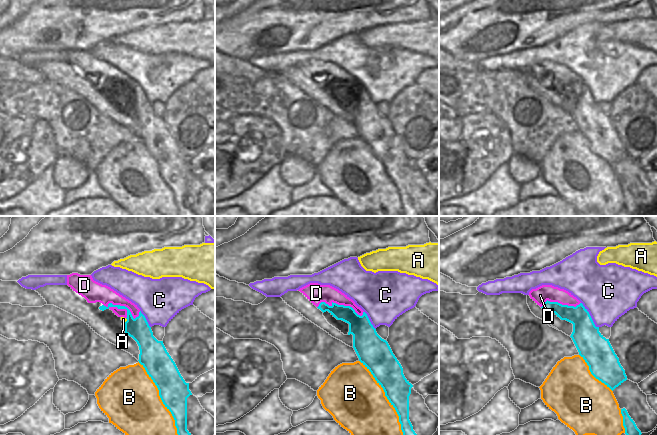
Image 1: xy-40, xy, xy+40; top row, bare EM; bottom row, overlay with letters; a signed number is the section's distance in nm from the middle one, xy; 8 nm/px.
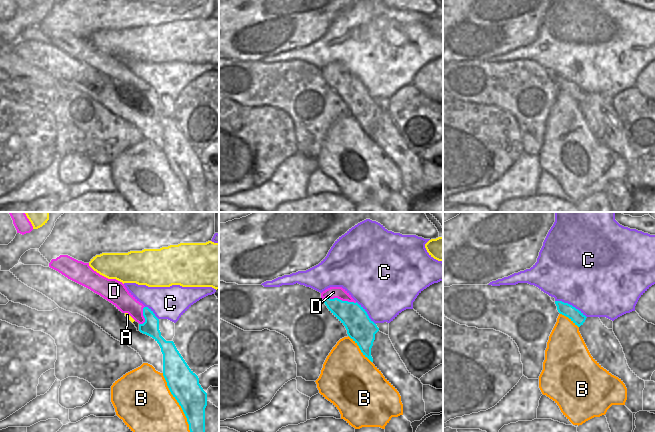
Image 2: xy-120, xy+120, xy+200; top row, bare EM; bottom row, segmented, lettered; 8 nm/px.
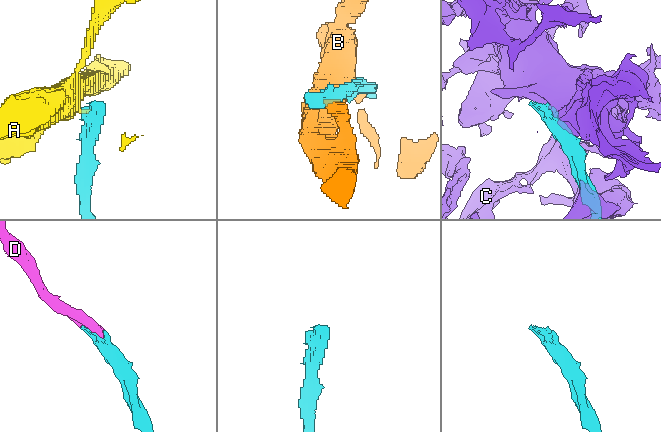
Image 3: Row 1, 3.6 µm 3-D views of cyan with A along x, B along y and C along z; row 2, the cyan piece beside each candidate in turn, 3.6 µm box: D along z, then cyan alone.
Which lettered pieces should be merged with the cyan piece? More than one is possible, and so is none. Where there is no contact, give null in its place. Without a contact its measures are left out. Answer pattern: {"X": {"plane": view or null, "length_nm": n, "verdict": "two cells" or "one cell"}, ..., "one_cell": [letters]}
{"A": {"plane": "xy-40", "length_nm": 50, "verdict": "two cells"}, "B": {"plane": "xy", "length_nm": 750, "verdict": "two cells"}, "C": {"plane": "xy+40", "length_nm": 240, "verdict": "two cells"}, "D": {"plane": "xy-40", "length_nm": 300, "verdict": "one cell"}, "one_cell": ["D"]}

